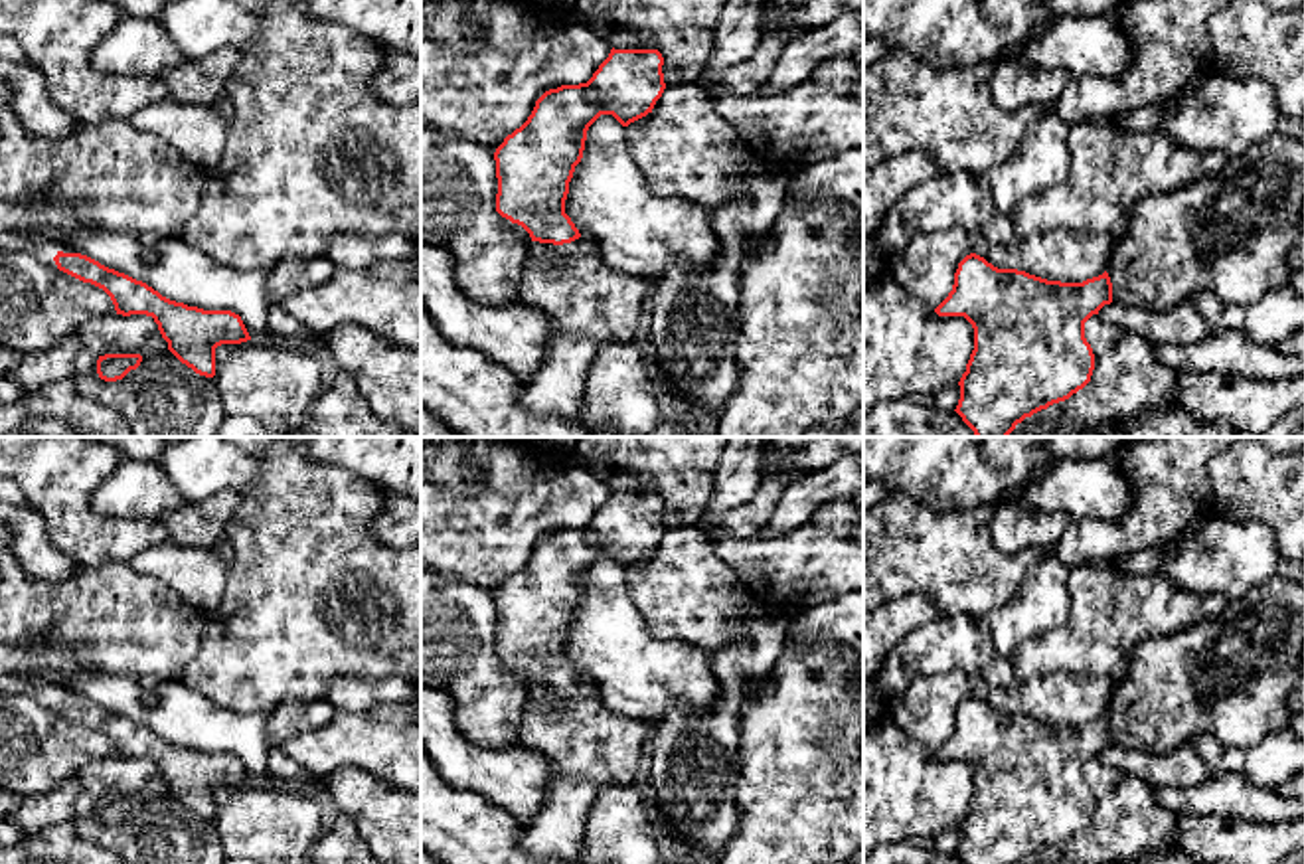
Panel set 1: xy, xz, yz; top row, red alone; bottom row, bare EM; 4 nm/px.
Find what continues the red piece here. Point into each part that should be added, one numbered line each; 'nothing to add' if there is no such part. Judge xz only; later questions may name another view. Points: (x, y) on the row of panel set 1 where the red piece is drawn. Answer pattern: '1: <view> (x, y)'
1: xz (589, 305)

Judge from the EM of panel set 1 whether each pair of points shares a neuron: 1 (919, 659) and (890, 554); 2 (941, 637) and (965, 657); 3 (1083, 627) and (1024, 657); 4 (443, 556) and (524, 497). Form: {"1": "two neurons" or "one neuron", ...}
{"1": "two neurons", "2": "one neuron", "3": "one neuron", "4": "one neuron"}

